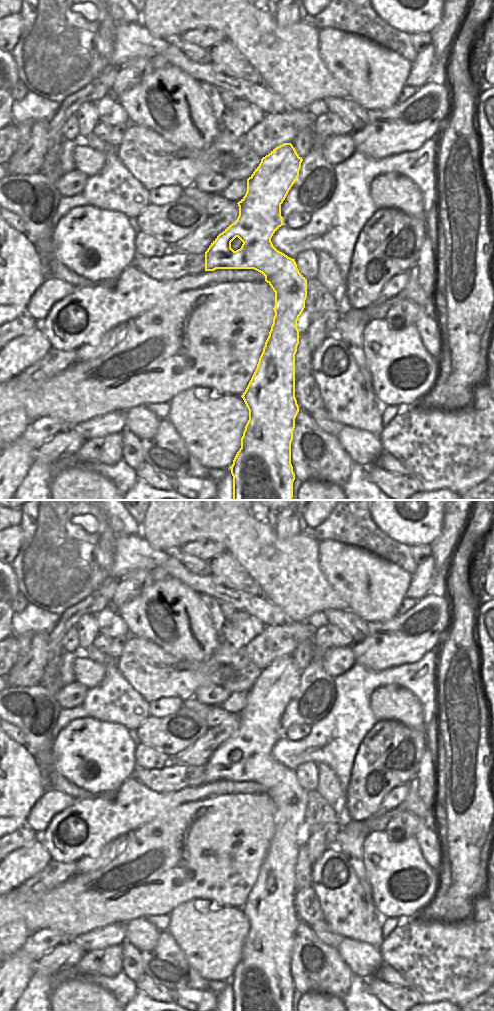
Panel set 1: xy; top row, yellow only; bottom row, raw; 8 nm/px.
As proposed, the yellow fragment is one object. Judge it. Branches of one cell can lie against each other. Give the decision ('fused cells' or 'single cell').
single cell

